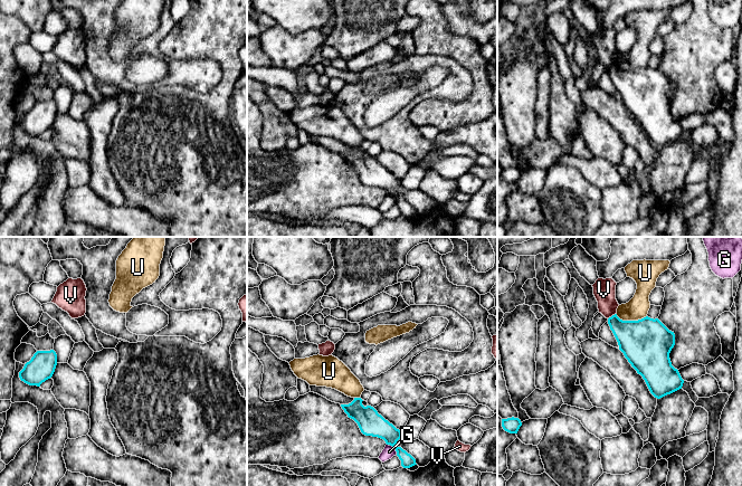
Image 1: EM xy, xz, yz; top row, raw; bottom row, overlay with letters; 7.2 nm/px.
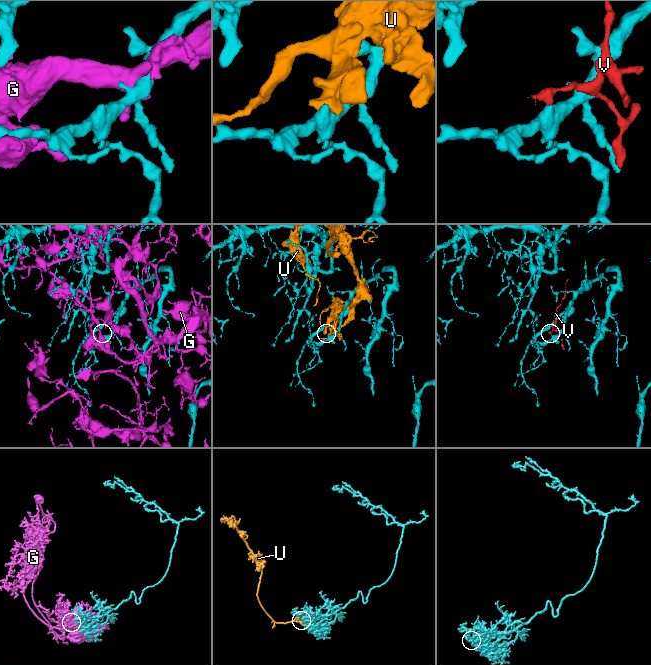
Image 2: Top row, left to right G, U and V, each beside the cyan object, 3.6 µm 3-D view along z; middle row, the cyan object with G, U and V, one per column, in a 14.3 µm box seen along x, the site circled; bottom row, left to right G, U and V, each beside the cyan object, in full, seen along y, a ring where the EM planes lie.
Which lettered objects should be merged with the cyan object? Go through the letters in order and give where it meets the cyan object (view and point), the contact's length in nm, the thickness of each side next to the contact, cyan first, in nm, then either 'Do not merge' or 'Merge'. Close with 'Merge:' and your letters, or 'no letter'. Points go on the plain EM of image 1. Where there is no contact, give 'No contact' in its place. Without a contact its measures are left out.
G: Touches cyan at xz (395, 198). Shared border 90 nm. Thickness 180 nm (cyan) against 90 nm. Do not merge
U: Touches cyan at yz (631, 70). Shared border 220 nm. Thickness 360 nm (cyan) against 160 nm. Do not merge
V: Touches cyan at yz (612, 65). Shared border 80 nm. Thickness 280 nm (cyan) against 160 nm. Do not merge
Merge: no letter

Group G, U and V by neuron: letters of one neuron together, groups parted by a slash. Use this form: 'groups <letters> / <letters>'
groups G / U / V

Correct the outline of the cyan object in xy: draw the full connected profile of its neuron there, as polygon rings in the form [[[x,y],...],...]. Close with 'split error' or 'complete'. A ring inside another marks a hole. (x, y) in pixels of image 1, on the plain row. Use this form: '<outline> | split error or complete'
[[[54,99],[37,101],[19,122],[19,127],[29,135],[40,136],[53,126],[56,115],[57,104]]] | complete

